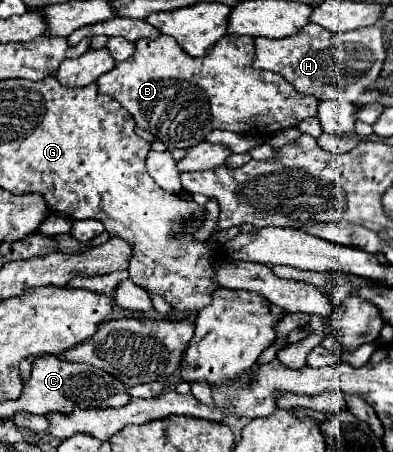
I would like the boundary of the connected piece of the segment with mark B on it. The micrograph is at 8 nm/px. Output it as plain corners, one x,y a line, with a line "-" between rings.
167,35
135,41
135,53
97,79
101,95
119,101
135,119
137,127
153,133
169,149
187,149
215,129
269,139
275,133
297,127
301,119
317,115
319,101
299,95
291,83
273,71
253,69
255,39
221,37
207,55
189,57

